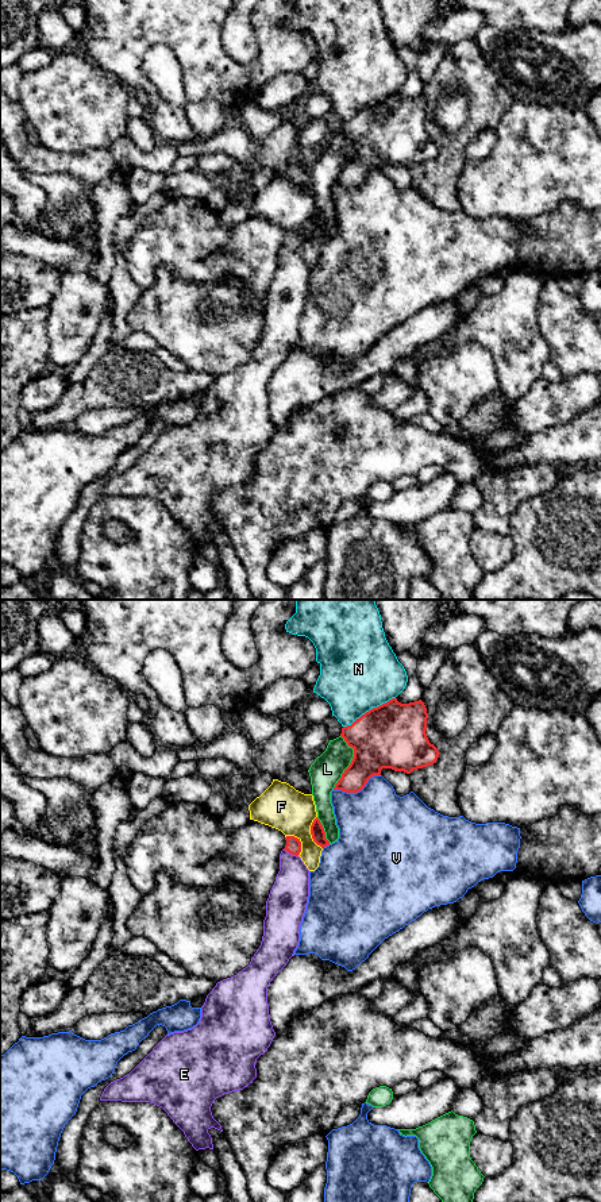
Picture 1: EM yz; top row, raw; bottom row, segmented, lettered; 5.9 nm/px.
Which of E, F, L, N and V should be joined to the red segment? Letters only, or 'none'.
none

